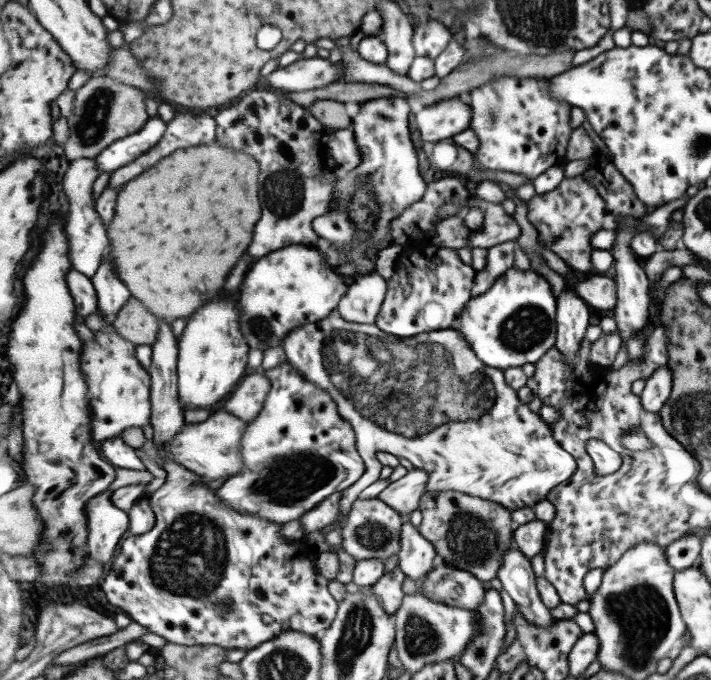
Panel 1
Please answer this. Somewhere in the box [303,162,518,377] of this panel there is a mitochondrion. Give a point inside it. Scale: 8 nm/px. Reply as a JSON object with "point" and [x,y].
{"point":[366,195]}

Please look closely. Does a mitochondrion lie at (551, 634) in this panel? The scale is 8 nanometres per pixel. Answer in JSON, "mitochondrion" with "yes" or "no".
{"mitochondrion":"no"}

